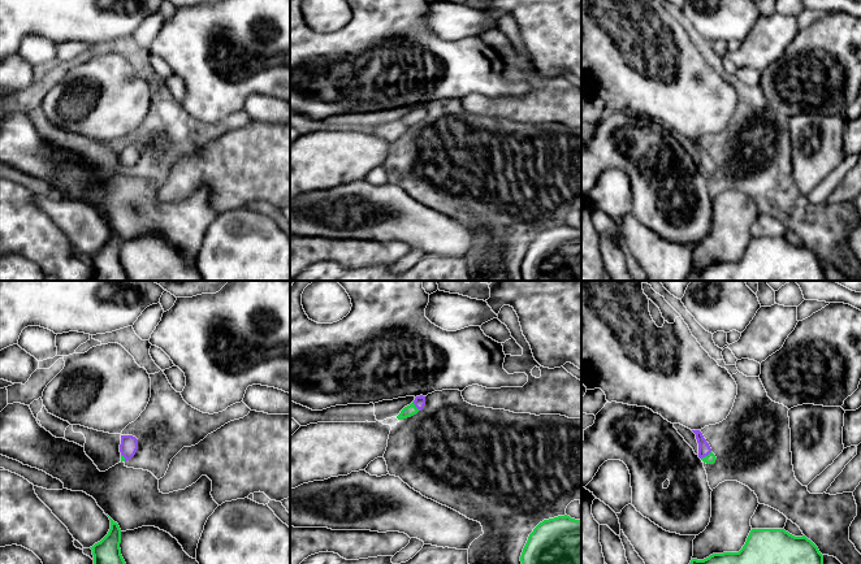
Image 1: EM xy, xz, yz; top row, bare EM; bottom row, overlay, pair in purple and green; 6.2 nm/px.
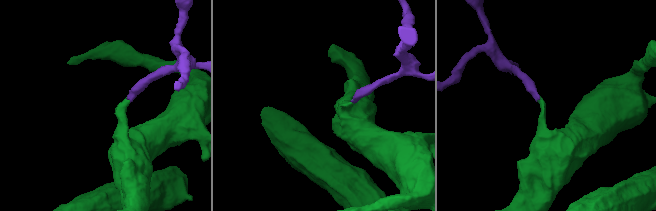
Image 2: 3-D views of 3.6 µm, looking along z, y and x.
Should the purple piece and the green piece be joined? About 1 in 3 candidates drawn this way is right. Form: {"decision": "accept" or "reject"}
{"decision": "accept"}

